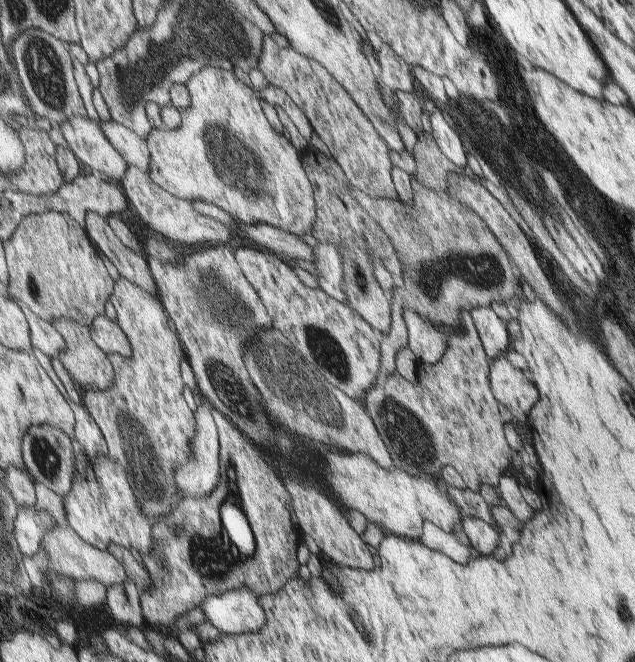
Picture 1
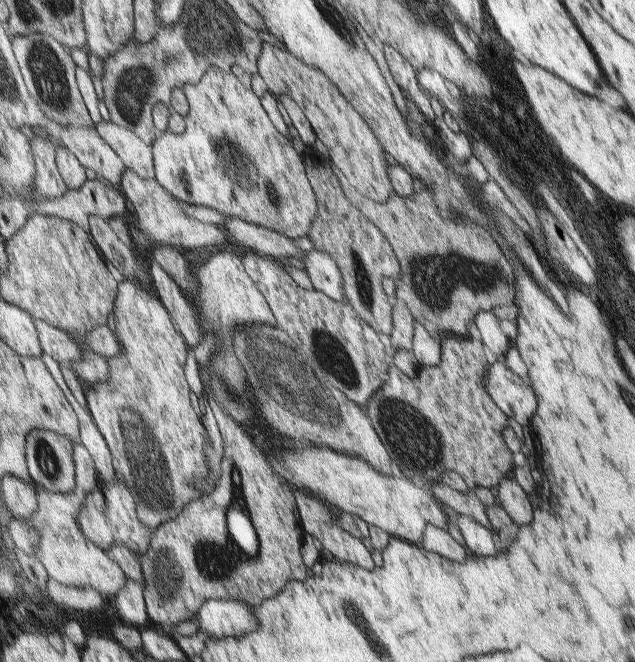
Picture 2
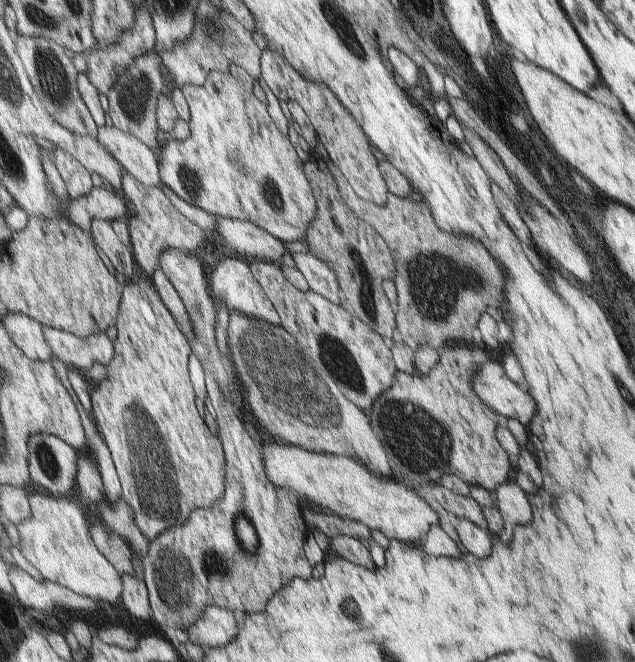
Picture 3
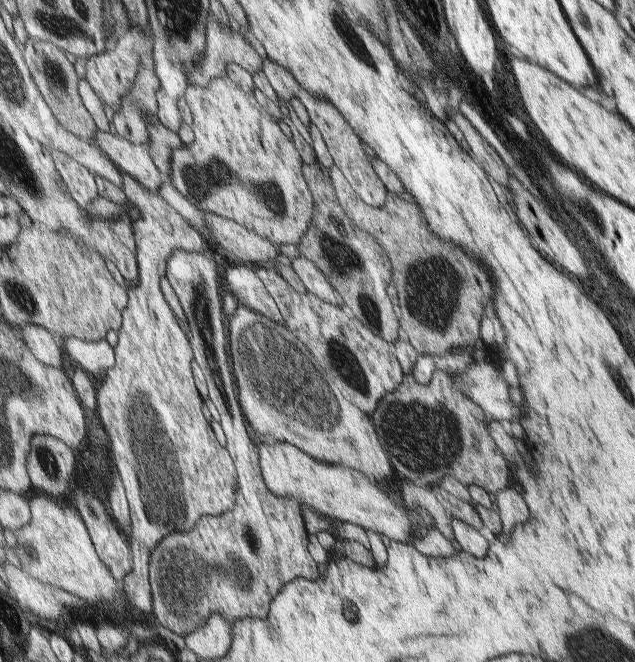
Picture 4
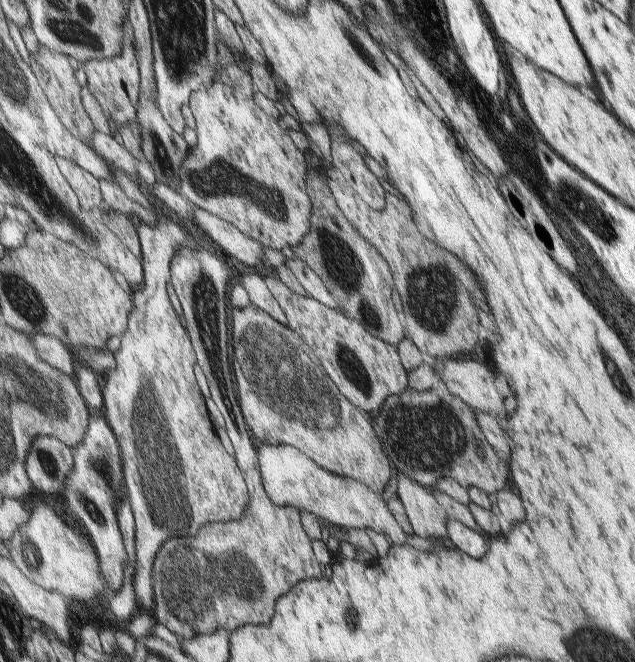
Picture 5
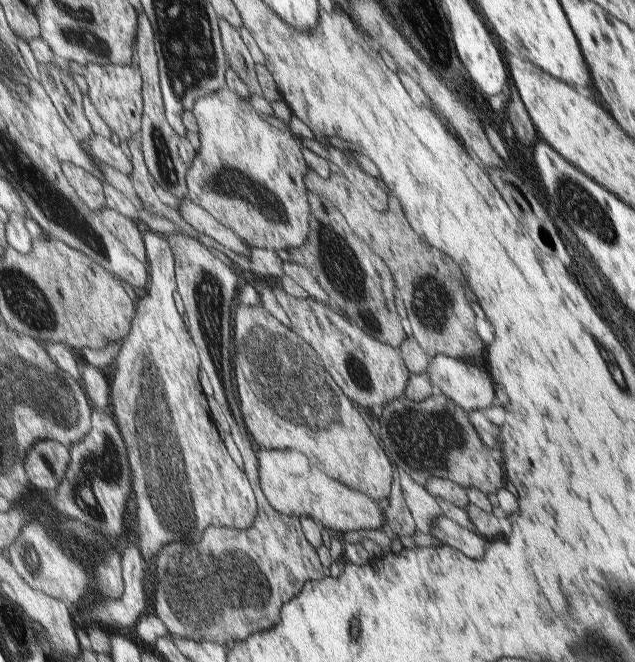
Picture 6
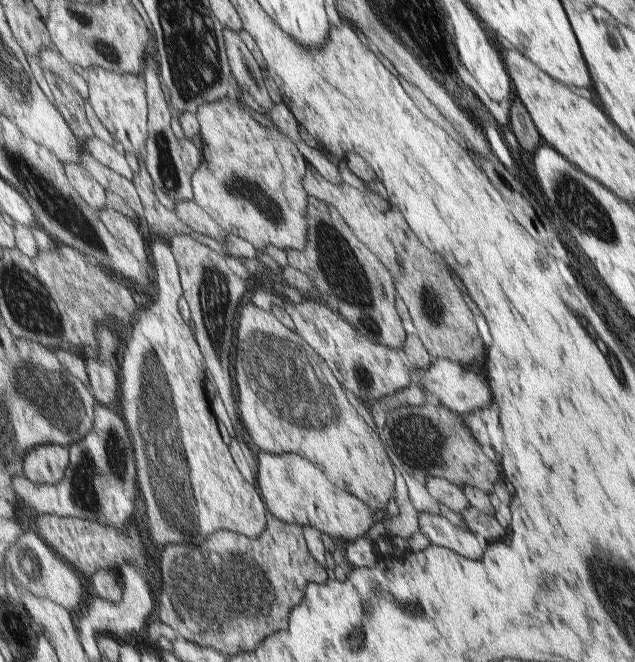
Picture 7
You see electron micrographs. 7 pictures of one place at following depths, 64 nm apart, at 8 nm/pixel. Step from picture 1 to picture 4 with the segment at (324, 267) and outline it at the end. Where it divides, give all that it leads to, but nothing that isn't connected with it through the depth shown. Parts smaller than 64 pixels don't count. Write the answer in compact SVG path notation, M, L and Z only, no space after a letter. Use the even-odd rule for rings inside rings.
M301 255L292 260L292 266L294 272L298 274L300 280L304 283L308 293L314 294L314 296L318 296L324 302L334 304L334 306L341 307L343 305L340 294L330 284L327 274L320 272L320 266L316 266L306 256Z

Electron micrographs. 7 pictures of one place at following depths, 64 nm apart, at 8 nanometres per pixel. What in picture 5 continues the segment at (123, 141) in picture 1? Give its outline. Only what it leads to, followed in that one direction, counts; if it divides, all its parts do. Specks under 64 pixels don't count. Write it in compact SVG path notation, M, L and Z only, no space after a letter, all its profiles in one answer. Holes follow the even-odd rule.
M96 132L92 146L108 160L111 166L117 166L133 178L140 178L142 182L148 182L153 188L160 182L152 162L147 157L144 160L136 158L132 147L128 147L126 142L120 144L114 135Z

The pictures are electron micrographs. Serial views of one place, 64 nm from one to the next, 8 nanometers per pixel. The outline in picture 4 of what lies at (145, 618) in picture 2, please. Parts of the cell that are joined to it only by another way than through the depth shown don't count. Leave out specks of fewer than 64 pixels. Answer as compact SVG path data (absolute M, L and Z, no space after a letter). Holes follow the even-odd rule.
M122 171L122 178L124 178L124 192L128 194L130 202L132 202L139 209L141 214L139 219L133 221L134 232L136 234L138 244L137 255L141 276L138 284L129 284L128 286L130 304L128 304L128 308L124 310L124 325L118 332L119 343L115 347L118 359L117 366L108 372L106 378L103 379L104 382L102 386L98 389L98 411L96 412L95 417L103 422L104 428L106 428L106 430L108 430L108 434L110 434L111 456L114 458L115 464L118 466L122 480L124 480L129 502L131 504L133 533L130 536L130 542L131 548L136 555L136 568L134 569L134 572L129 573L123 579L125 594L128 597L129 603L132 604L136 610L141 611L142 613L150 614L154 613L155 608L150 576L150 564L154 550L158 548L158 544L160 544L166 536L169 536L174 532L192 532L192 530L196 528L196 524L200 522L200 518L202 518L202 516L206 516L206 514L218 516L218 514L224 514L224 512L232 510L232 506L234 506L234 502L236 502L236 500L234 500L234 492L236 492L237 478L233 458L228 450L228 447L226 446L226 443L220 442L220 436L216 436L216 432L214 432L216 428L212 428L210 420L208 420L208 418L206 418L206 414L204 414L204 400L202 400L202 396L200 396L200 390L198 390L198 384L196 384L196 378L194 378L194 370L192 370L194 360L196 360L194 346L192 346L193 342L188 340L188 334L184 332L185 328L180 326L179 316L176 312L174 312L173 307L170 306L170 302L166 298L165 290L162 290L162 276L168 273L168 258L170 256L174 256L174 252L176 250L186 250L186 252L198 253L206 249L204 240L198 232L200 228L198 226L194 226L188 218L184 218L180 212L177 212L176 208L174 208L174 206L172 206L172 204L170 204L170 202L168 202L162 194L160 194L160 190L151 190L150 186L146 186L144 182L138 181L134 178L134 176L131 176L124 171Z

